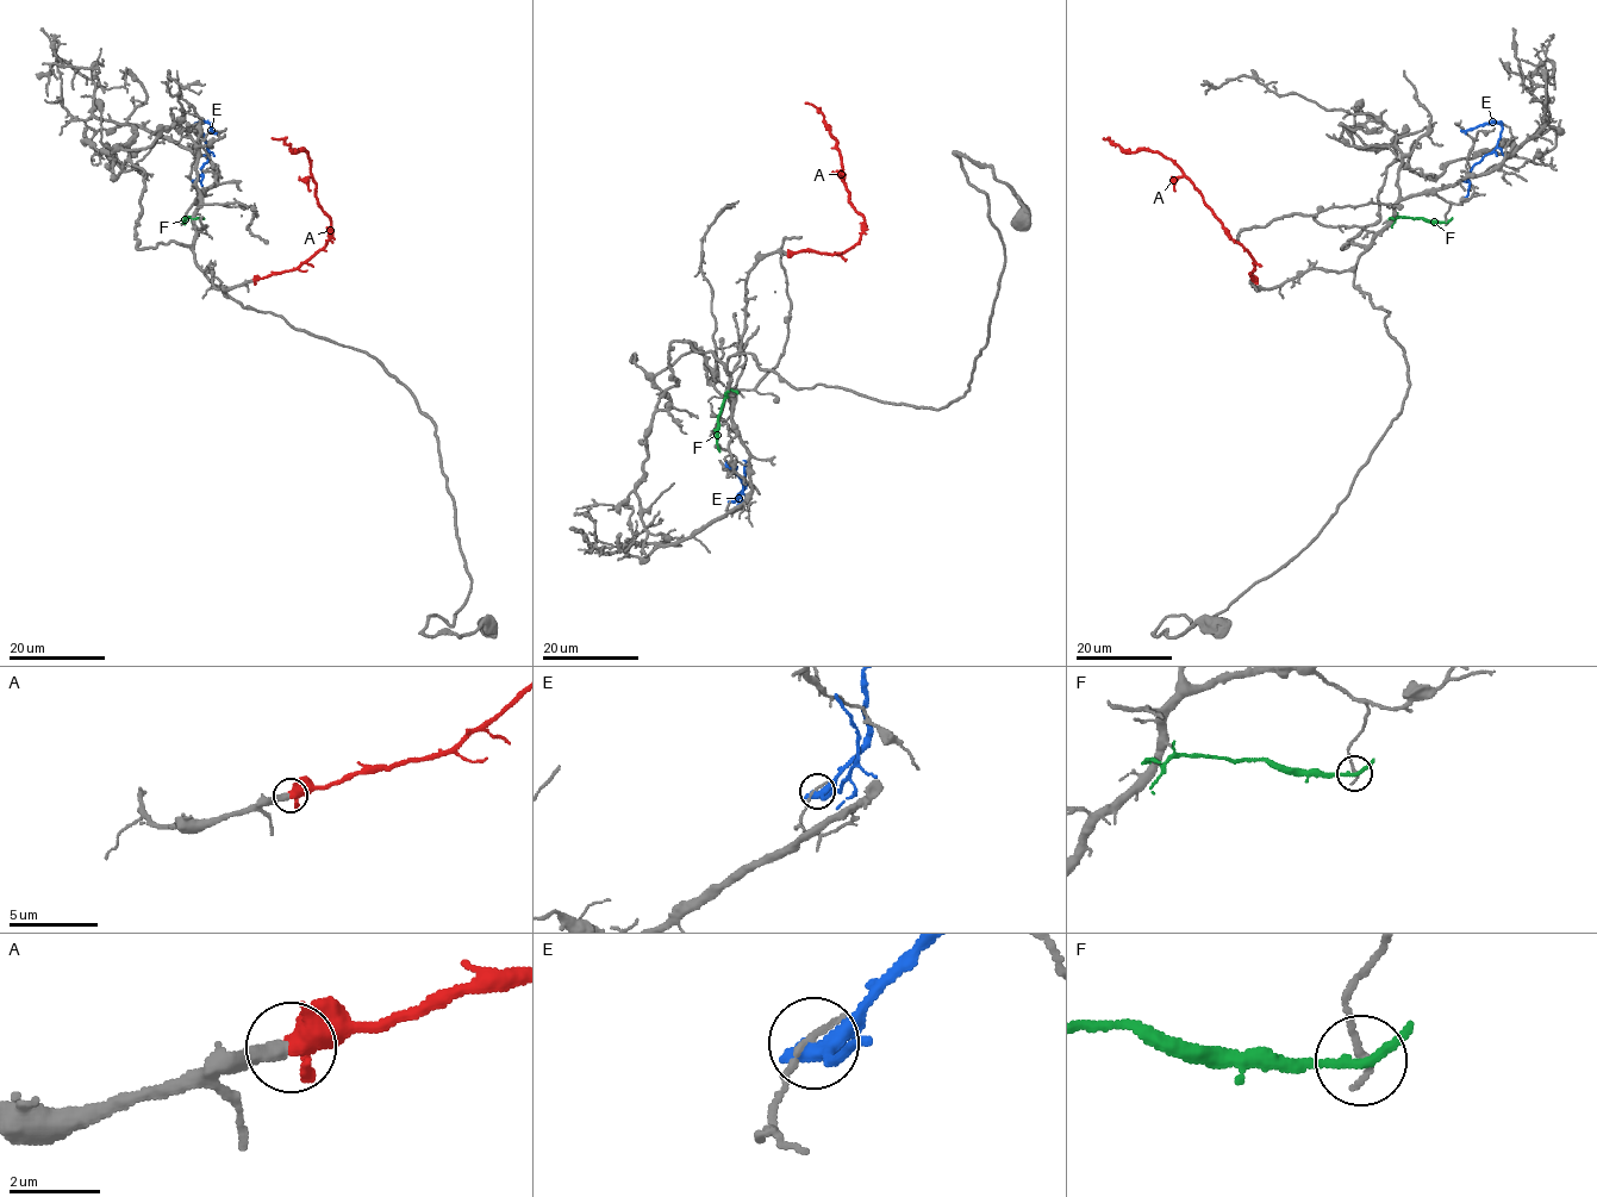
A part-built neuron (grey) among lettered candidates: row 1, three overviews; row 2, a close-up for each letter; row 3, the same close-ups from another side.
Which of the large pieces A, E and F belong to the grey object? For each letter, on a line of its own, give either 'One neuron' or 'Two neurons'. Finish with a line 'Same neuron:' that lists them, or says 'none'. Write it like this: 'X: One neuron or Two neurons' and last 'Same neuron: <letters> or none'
A: One neuron
E: Two neurons
F: Two neurons
Same neuron: A

